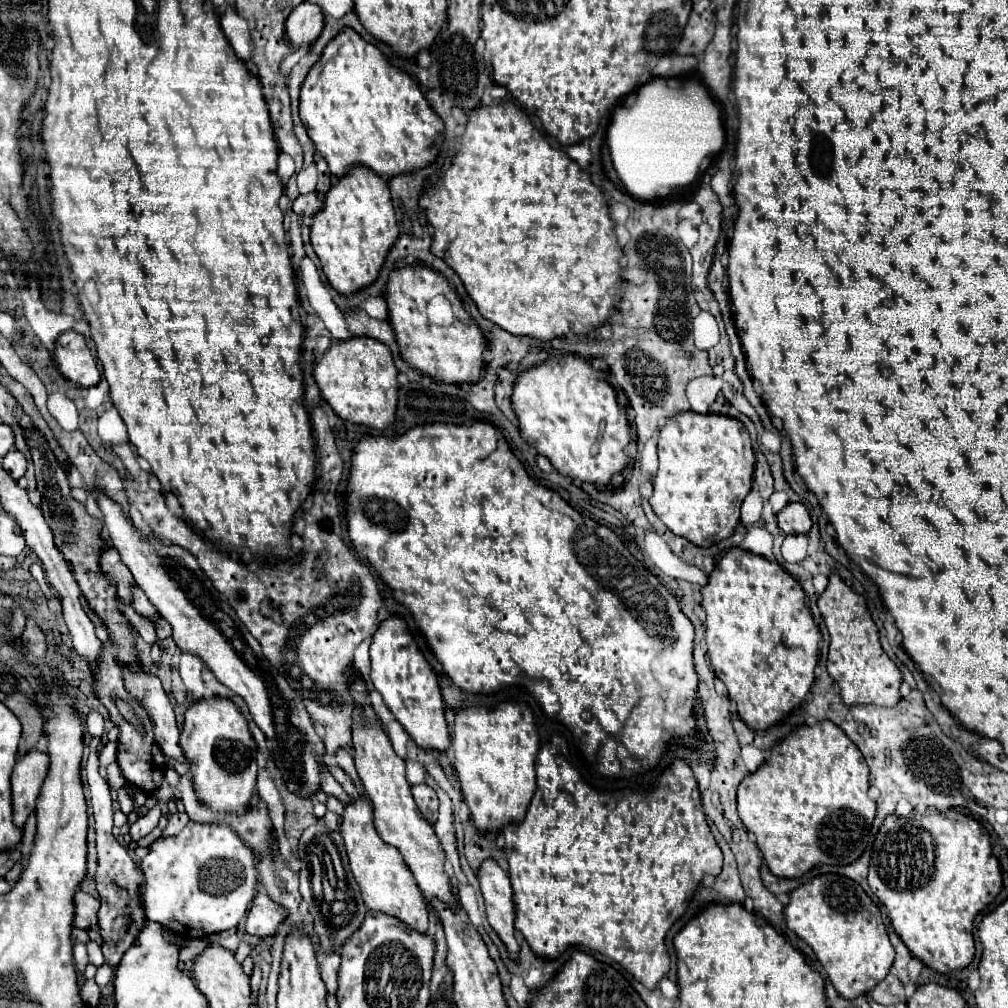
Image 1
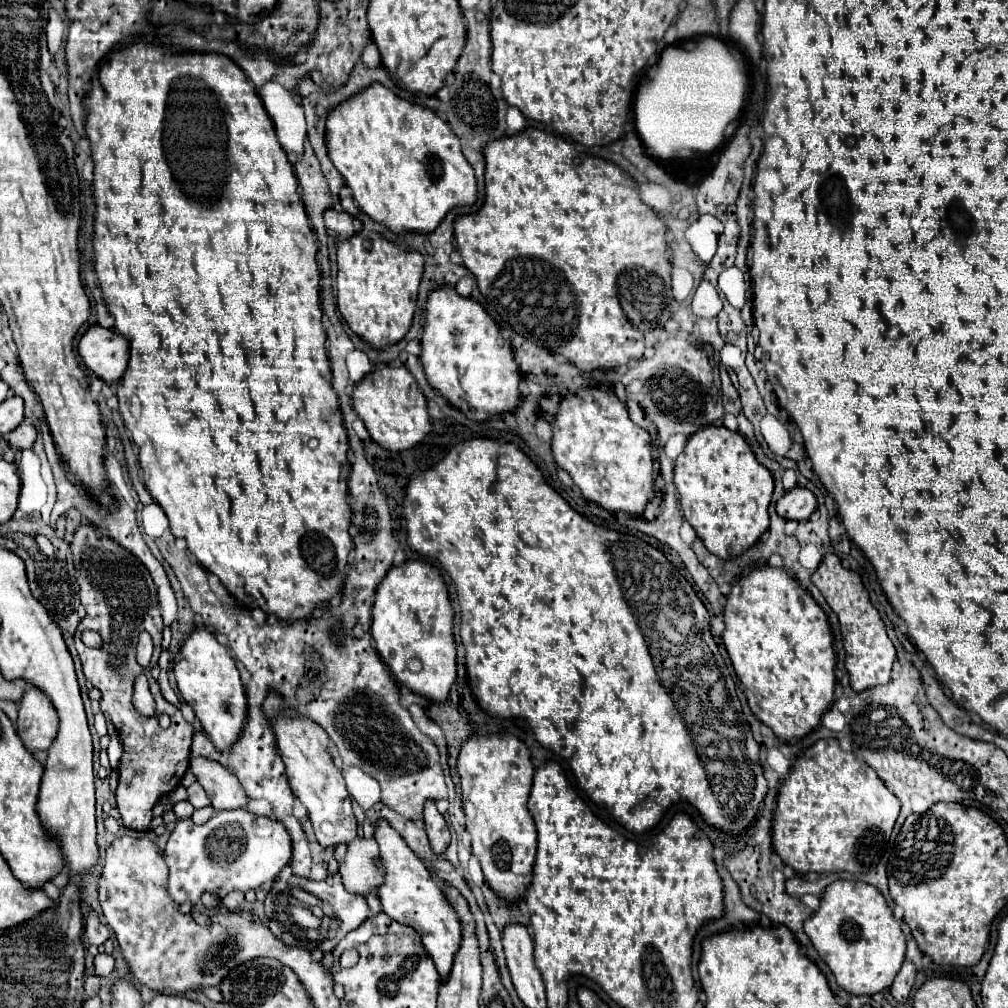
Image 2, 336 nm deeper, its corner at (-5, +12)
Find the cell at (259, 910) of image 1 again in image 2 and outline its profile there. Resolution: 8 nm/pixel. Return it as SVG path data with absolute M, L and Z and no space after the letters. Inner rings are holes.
M335 875L327 881L307 881L307 889L319 901L333 907L335 917L339 919L339 937L359 927L369 917L369 907L363 895L349 893L343 885L341 875Z

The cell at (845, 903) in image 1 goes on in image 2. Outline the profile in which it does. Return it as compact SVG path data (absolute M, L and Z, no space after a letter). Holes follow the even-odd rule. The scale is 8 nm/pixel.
M835 881L819 899L819 909L805 921L805 933L833 971L837 985L851 995L875 995L889 989L905 961L905 935L885 897L863 881Z

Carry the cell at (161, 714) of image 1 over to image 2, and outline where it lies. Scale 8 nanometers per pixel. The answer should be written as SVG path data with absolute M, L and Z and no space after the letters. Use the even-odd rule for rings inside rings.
M199 757L189 763L189 771L197 777L201 787L205 789L215 811L237 809L247 803L247 797L245 797L243 789L239 787L239 781L221 763Z

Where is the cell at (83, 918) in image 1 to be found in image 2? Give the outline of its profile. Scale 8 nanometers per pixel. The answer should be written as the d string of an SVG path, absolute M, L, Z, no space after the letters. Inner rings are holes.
M89 909L87 921L85 921L85 939L91 945L103 945L109 939L109 929L101 923L99 913L95 909Z

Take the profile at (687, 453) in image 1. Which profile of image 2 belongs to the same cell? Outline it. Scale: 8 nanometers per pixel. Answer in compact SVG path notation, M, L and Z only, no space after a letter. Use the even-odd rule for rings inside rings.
M723 425L703 427L689 437L685 451L675 461L673 483L685 519L703 539L705 547L721 559L741 555L769 527L767 509L773 495L771 471L757 461L745 437Z

